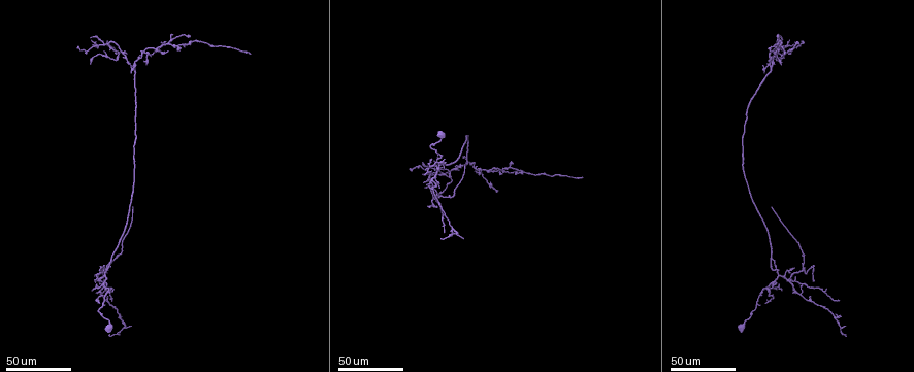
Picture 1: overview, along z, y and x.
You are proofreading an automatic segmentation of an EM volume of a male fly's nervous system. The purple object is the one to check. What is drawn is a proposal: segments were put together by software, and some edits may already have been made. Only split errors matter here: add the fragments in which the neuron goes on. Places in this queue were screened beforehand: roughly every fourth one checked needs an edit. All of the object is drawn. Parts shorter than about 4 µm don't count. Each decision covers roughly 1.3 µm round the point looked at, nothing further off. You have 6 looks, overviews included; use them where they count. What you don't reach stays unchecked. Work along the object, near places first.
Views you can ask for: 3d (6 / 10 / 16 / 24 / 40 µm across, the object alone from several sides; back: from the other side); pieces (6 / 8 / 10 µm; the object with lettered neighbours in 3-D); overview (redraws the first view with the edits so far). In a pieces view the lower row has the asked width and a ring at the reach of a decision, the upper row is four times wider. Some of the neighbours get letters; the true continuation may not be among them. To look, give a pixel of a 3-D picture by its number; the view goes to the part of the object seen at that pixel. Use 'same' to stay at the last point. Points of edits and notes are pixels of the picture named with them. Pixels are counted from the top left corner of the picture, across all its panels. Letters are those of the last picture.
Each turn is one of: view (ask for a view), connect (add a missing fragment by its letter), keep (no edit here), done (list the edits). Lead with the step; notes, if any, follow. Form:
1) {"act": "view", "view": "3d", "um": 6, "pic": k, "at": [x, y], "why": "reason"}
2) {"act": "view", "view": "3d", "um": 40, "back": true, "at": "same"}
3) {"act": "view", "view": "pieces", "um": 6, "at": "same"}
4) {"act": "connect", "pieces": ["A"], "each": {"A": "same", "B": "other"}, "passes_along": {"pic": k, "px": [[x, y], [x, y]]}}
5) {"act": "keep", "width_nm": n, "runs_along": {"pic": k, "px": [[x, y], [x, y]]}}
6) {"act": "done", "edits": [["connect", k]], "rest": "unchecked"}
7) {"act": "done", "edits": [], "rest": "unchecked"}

{"act": "view", "view": "3d", "um": 24, "pic": 1, "at": [783, 52], "why": "long arm stops here"}

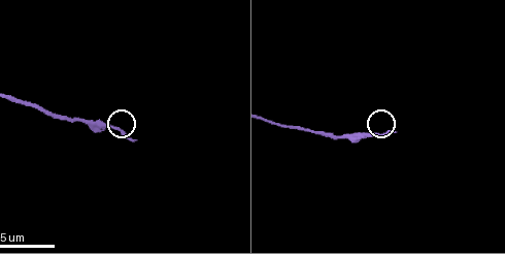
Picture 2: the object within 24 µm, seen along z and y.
{"act": "view", "view": "3d", "um": 10, "pic": 2, "at": [135, 139], "why": "zoom in"}

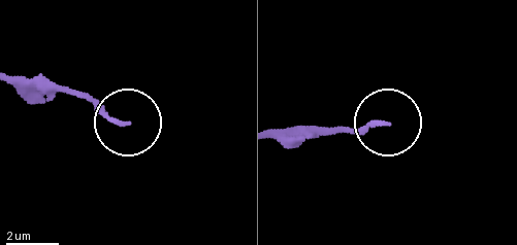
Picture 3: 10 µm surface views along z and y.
{"act": "view", "view": "pieces", "um": 10, "pic": 3, "at": [125, 123]}

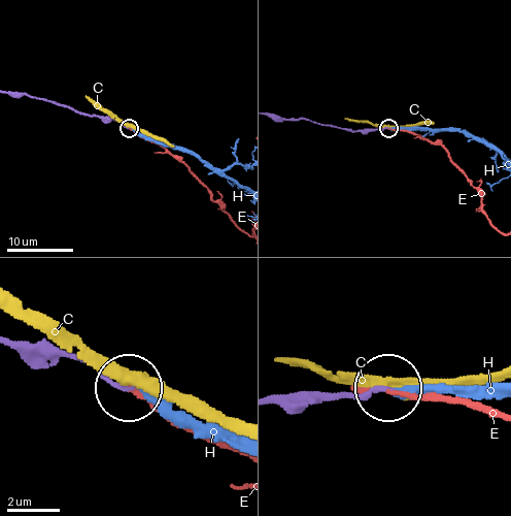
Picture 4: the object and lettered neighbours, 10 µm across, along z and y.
{"act": "keep", "each": {"C": "other", "E": "other", "H": "other"}, "found": "no lettered fragment goes on from it"}

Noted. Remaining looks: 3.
{"act": "view", "view": "3d", "um": 24, "pic": 1, "at": [500, 168], "why": "tapers out"}

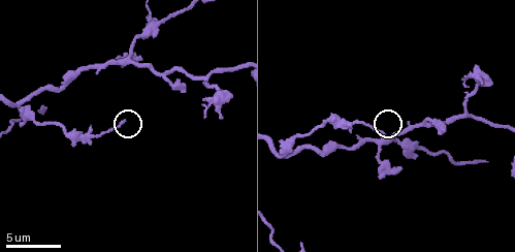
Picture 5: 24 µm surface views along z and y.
{"act": "view", "view": "pieces", "um": 8, "pic": 5, "at": [382, 130]}

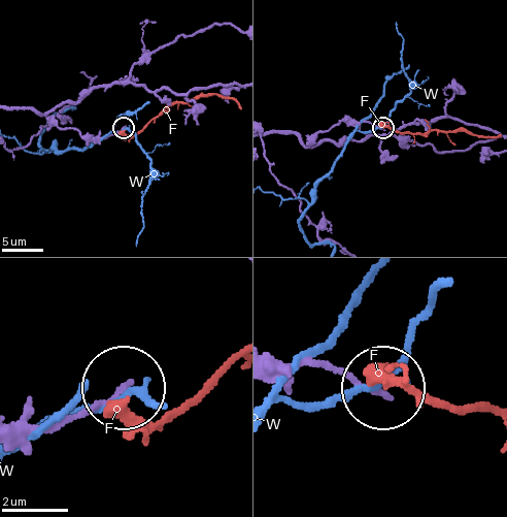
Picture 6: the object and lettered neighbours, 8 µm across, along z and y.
{"act": "keep", "each": {"F": "other", "W": "other"}, "runs_along": {"pic": 6, "px": [[274, 362], [316, 362], [379, 388]]}, "found": "no lettered fragment goes on from it"}

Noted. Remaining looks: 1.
{"act": "done", "edits": [], "rest": "unchecked"}

